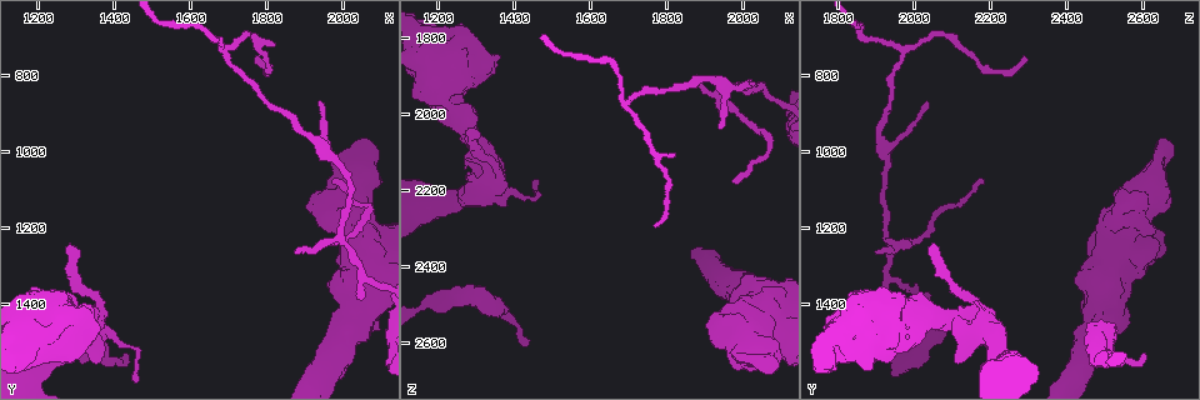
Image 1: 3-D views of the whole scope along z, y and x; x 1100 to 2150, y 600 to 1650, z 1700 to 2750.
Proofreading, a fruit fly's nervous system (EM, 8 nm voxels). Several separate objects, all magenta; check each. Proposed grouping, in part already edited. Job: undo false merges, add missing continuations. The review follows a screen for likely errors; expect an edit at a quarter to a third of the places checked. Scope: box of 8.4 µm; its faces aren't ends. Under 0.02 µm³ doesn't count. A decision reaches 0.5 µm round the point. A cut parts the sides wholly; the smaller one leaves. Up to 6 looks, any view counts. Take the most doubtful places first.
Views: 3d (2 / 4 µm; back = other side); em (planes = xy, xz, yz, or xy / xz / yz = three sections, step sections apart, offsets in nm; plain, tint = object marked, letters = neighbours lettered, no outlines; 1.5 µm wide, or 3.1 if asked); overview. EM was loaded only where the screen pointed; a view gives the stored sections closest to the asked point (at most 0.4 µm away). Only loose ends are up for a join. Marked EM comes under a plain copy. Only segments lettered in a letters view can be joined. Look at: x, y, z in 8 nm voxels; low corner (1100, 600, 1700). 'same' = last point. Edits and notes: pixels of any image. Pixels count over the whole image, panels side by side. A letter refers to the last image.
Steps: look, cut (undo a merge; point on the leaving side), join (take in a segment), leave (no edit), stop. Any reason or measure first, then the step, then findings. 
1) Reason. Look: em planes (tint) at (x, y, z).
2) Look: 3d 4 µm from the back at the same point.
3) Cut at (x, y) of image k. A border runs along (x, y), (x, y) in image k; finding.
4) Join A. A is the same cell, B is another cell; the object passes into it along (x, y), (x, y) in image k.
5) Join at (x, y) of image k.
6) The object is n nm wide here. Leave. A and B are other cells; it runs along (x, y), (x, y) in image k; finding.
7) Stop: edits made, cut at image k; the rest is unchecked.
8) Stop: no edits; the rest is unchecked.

An open end. Look: 3d 2 µm at (1285, 1245, 2050).

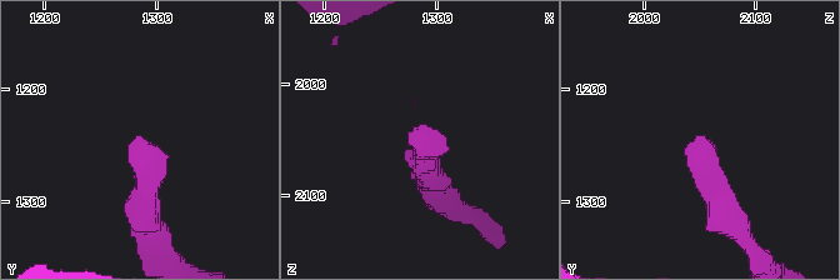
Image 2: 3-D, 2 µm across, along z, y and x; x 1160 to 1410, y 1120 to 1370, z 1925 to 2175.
Need the tissue. Look: em planes (letters) at (1284, 1238, 2050).

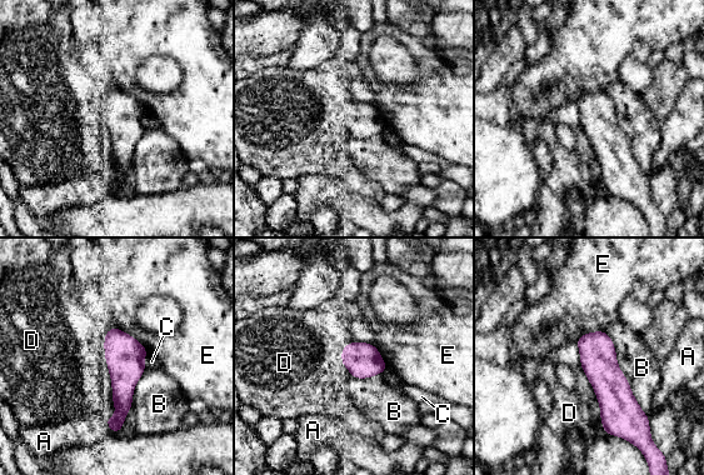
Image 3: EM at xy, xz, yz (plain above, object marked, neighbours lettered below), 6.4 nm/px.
The object is 190 nm wide here; the longest contact is with D, 500 nm. Leave. A, B, C, D and E are other cells; none of them fits.

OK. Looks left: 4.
Free end. Look: 3d 4 µm at (1265, 1375, 1885).

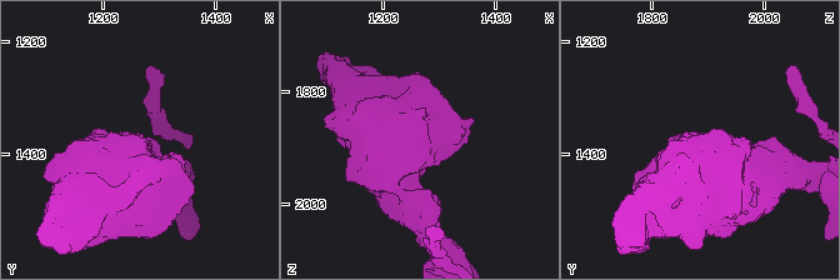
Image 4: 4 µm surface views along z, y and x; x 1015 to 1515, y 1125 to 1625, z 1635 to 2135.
Now the EM. Look: em planes (letters) at (1265, 1375, 1880).

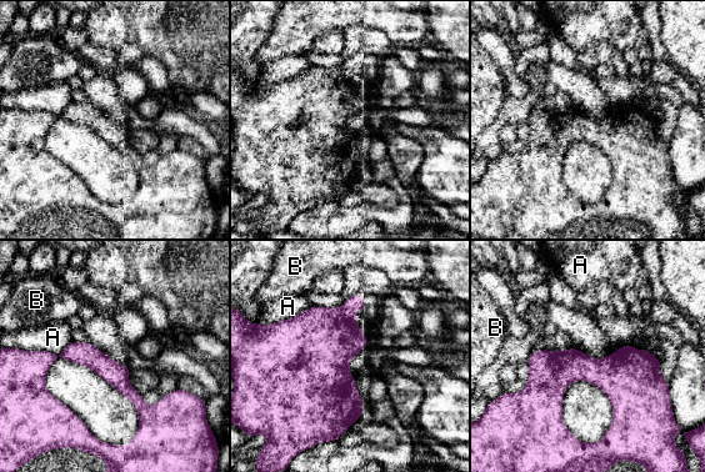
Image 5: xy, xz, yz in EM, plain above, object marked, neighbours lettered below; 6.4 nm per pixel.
Leave. A and B are other cells; it runs along (35, 354), (94, 357), (146, 410), (176, 393) in image 5; no lettered segment goes on from it.

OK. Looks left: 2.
Stop: no edits; the rest is unchecked.

